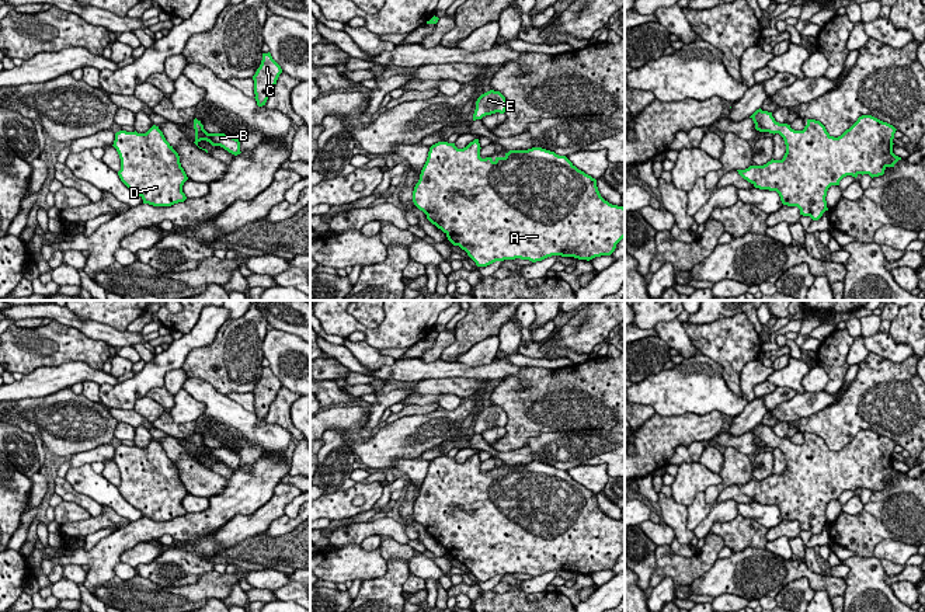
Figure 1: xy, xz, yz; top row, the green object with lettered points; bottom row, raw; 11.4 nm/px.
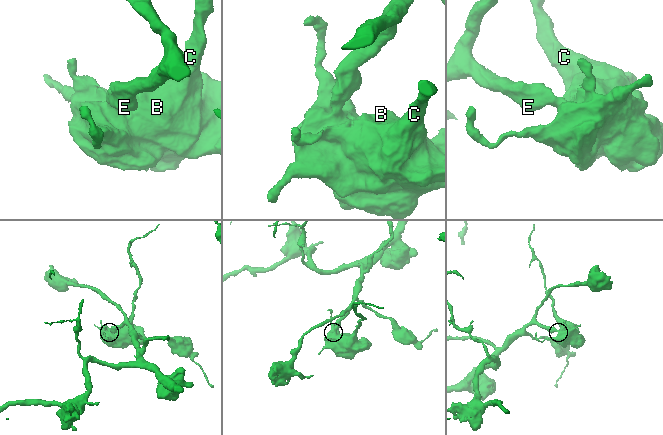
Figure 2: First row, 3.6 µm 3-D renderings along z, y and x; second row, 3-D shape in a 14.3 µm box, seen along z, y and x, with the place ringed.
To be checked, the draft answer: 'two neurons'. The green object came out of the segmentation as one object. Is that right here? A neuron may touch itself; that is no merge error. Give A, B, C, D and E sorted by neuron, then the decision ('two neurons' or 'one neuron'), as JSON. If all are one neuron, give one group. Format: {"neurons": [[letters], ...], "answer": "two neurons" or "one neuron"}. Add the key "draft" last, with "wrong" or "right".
{"neurons": [["A", "B", "C", "D", "E"]], "answer": "one neuron", "draft": "wrong"}

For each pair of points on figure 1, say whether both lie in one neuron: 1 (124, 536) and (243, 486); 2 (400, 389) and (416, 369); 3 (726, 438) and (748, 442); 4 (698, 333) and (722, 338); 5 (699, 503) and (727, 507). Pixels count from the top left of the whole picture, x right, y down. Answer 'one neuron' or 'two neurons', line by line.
1: one neuron
2: two neurons
3: one neuron
4: one neuron
5: two neurons

